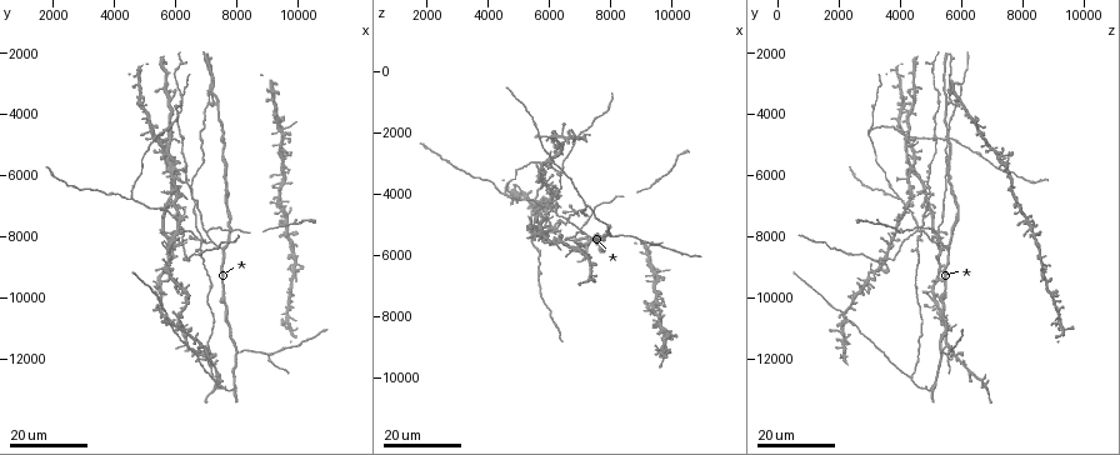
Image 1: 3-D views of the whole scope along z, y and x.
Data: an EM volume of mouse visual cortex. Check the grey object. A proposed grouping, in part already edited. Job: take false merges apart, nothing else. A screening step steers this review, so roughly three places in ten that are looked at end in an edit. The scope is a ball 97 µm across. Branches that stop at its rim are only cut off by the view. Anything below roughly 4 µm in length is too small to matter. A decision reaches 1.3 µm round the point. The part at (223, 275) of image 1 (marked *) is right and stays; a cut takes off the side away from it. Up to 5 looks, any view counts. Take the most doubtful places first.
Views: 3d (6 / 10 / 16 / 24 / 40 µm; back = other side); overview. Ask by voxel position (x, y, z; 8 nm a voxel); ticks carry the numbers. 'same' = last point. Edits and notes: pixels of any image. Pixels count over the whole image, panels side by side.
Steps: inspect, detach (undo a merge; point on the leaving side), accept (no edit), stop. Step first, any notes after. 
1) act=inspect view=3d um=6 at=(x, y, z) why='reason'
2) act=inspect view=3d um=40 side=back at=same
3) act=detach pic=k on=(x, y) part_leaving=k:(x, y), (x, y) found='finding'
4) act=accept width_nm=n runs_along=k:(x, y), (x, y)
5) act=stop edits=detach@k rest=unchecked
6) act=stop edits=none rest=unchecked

act=inspect view=3d um=16 at=(9100, 11900, 5600) why='three arms meet'

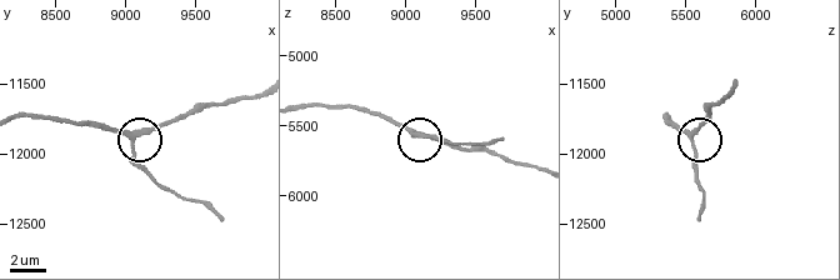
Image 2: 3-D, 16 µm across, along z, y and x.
act=inspect view=3d um=6 at=(9040, 11900, 5560) why='closer look'

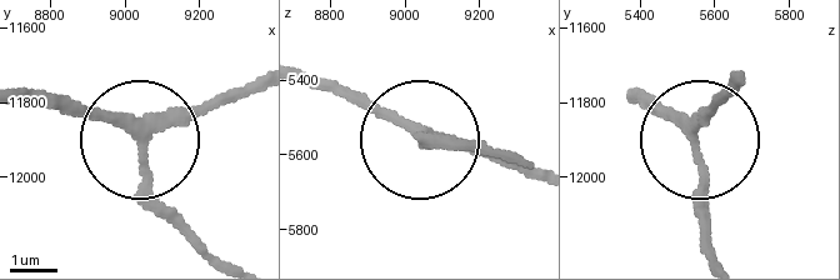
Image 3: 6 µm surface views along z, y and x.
act=accept arms=3 runs_along=3:(28, 94), (124, 123), (140, 183), (204, 250) found='all the same neuron'

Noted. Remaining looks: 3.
act=inspect view=3d um=16 at=(6800, 8200, 4600) why='four-way junction'

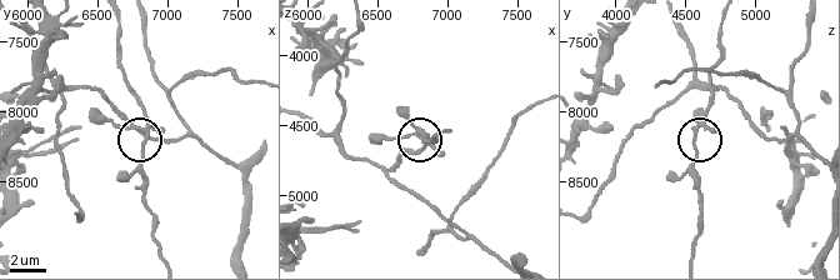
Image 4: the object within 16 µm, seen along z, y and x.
act=inspect view=3d um=10 at=(6840, 8100, 4580)

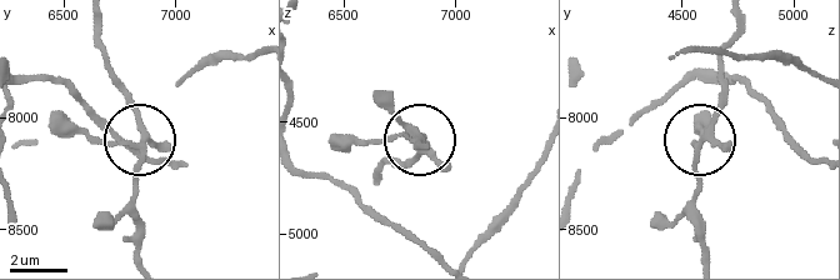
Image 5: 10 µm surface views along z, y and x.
act=inspect view=3d um=6 at=(6840, 8100, 4580)

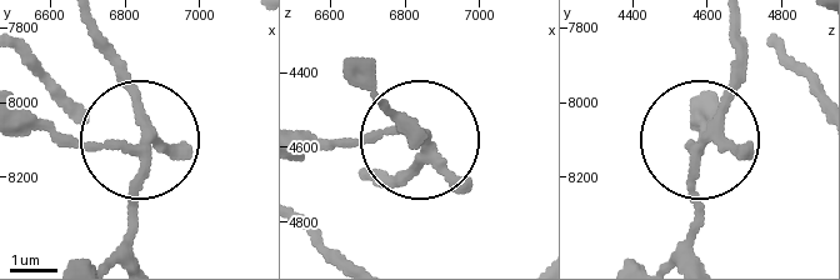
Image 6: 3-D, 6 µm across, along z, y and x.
act=accept runs_along=6:(133, 250), (140, 148), (25, 131) found='continuous, no second neuron'

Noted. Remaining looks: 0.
act=stop edits=none rest=unchecked

